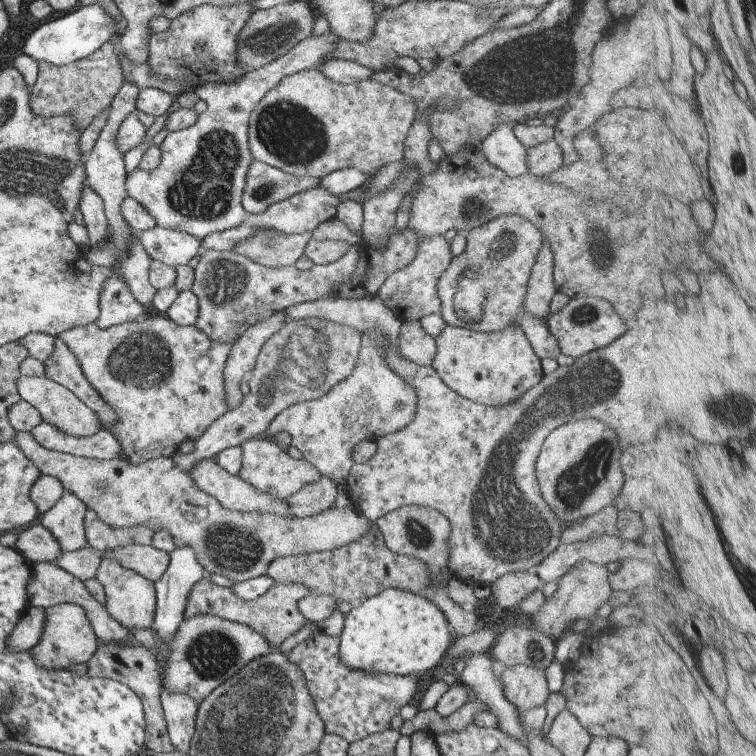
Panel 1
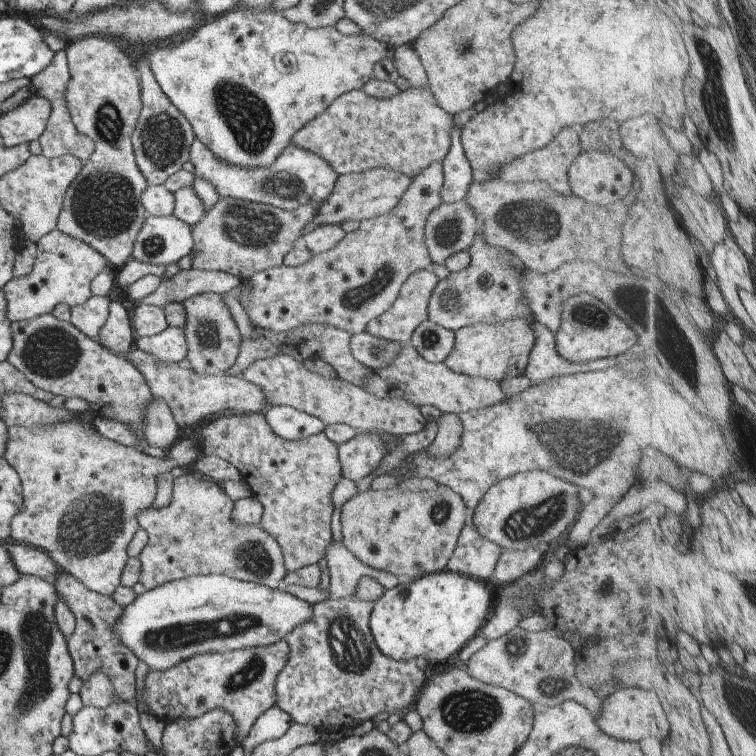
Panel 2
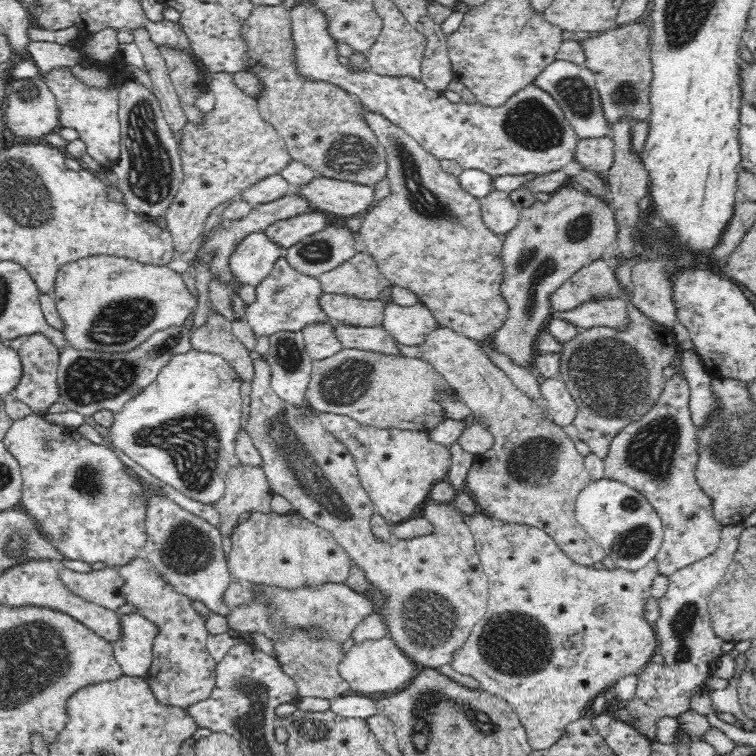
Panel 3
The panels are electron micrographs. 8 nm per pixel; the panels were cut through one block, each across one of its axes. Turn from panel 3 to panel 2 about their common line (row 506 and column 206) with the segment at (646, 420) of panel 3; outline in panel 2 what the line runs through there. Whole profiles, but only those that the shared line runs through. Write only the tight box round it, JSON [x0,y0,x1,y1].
[140,638,289,745]

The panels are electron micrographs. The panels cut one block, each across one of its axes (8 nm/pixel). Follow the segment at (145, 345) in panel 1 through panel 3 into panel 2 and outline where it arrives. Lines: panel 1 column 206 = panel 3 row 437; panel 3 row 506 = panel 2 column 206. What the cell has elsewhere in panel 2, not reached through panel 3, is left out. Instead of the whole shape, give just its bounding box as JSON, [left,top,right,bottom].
[123,349,268,430]

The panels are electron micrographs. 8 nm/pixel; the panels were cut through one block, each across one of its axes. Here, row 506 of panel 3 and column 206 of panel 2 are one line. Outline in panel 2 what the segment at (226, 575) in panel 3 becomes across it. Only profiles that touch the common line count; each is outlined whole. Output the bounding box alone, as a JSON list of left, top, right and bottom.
[188,138,338,210]

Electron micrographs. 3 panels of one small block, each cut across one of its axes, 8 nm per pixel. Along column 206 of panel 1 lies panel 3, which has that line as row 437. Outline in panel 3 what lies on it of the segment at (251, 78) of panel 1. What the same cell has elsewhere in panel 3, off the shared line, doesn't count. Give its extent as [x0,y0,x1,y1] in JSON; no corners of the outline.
[76,349,242,504]

